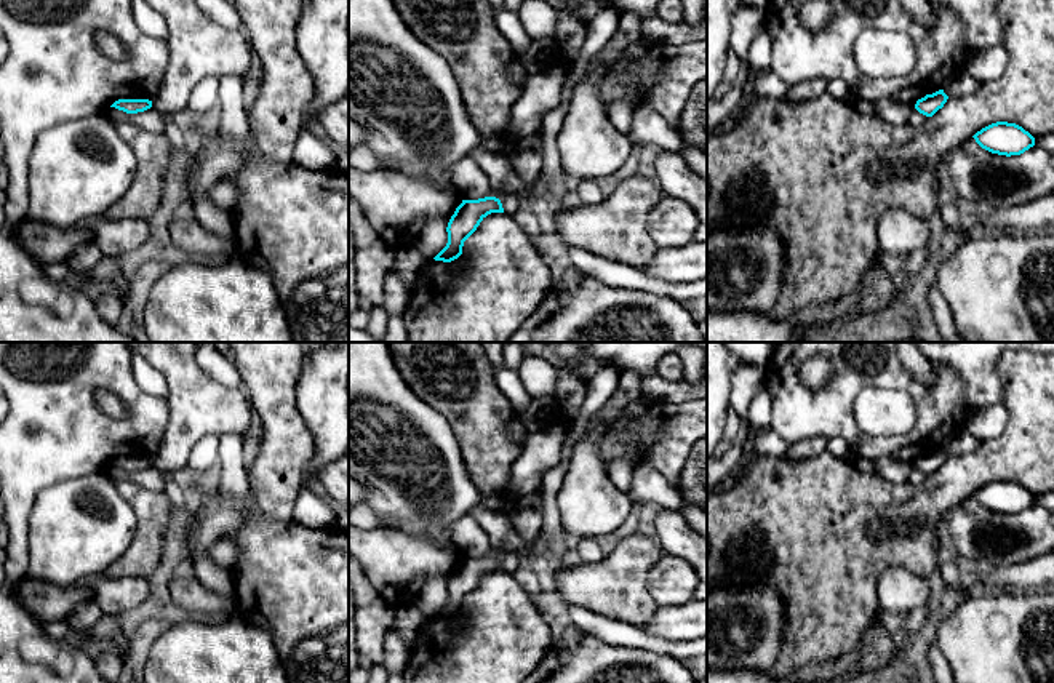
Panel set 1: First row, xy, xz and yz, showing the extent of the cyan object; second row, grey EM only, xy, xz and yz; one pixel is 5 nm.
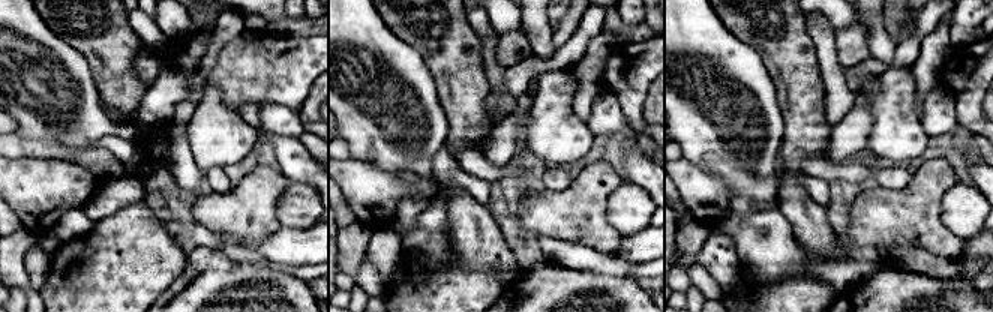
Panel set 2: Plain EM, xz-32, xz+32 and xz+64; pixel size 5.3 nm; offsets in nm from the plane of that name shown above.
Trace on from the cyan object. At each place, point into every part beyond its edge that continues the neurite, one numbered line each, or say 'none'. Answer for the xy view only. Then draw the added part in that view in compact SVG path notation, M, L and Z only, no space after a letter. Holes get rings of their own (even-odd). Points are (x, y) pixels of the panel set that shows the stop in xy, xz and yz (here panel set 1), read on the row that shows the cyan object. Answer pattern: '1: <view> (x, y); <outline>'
none

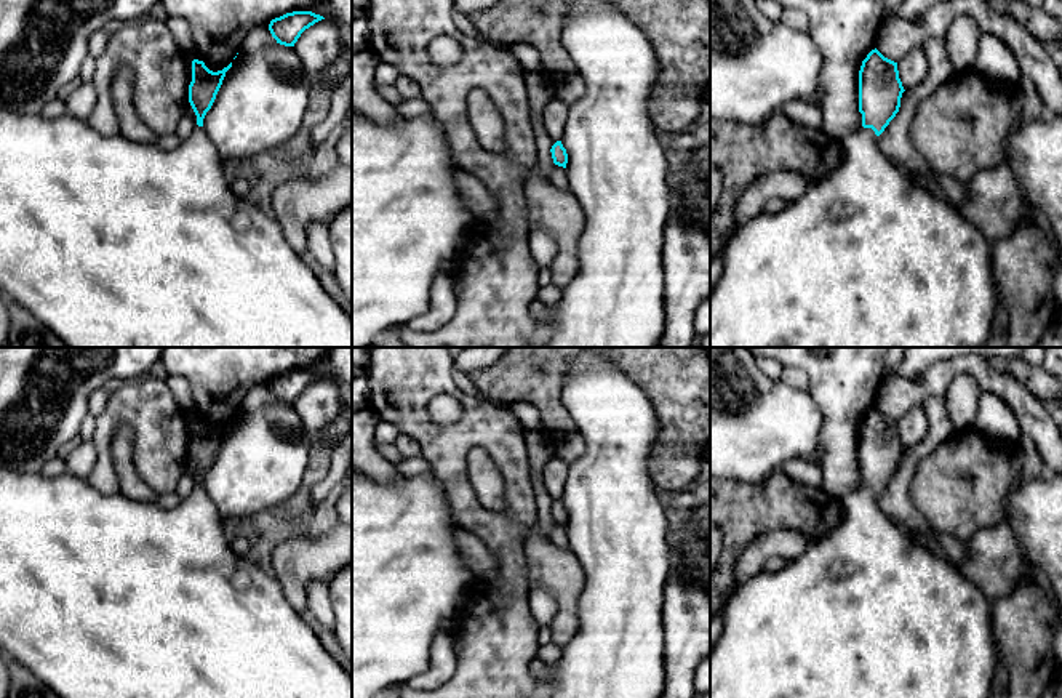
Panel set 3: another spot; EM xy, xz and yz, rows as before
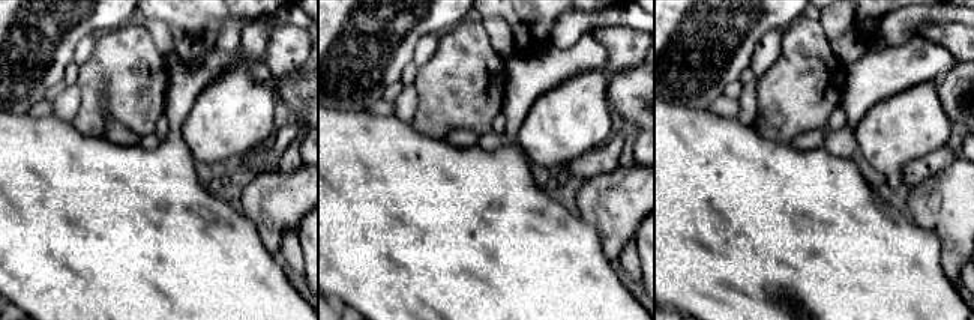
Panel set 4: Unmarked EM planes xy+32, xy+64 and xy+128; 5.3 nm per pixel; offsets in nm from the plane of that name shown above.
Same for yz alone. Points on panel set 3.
1: yz (867, 258); M860 126L841 141L841 163L824 179L808 183L806 194L777 213L750 219L728 243L721 277L710 295L710 347L984 347L998 301L993 247L958 208L936 197L923 183L902 173L878 147L872 128Z

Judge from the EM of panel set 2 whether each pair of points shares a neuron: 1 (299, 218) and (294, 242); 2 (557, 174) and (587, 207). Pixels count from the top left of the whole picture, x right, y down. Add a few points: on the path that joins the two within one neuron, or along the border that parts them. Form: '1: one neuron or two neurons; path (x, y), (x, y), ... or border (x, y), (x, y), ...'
1: two neurons; border (312, 224), (305, 228), (282, 227)
2: two neurons; border (573, 179), (560, 189), (543, 188)

